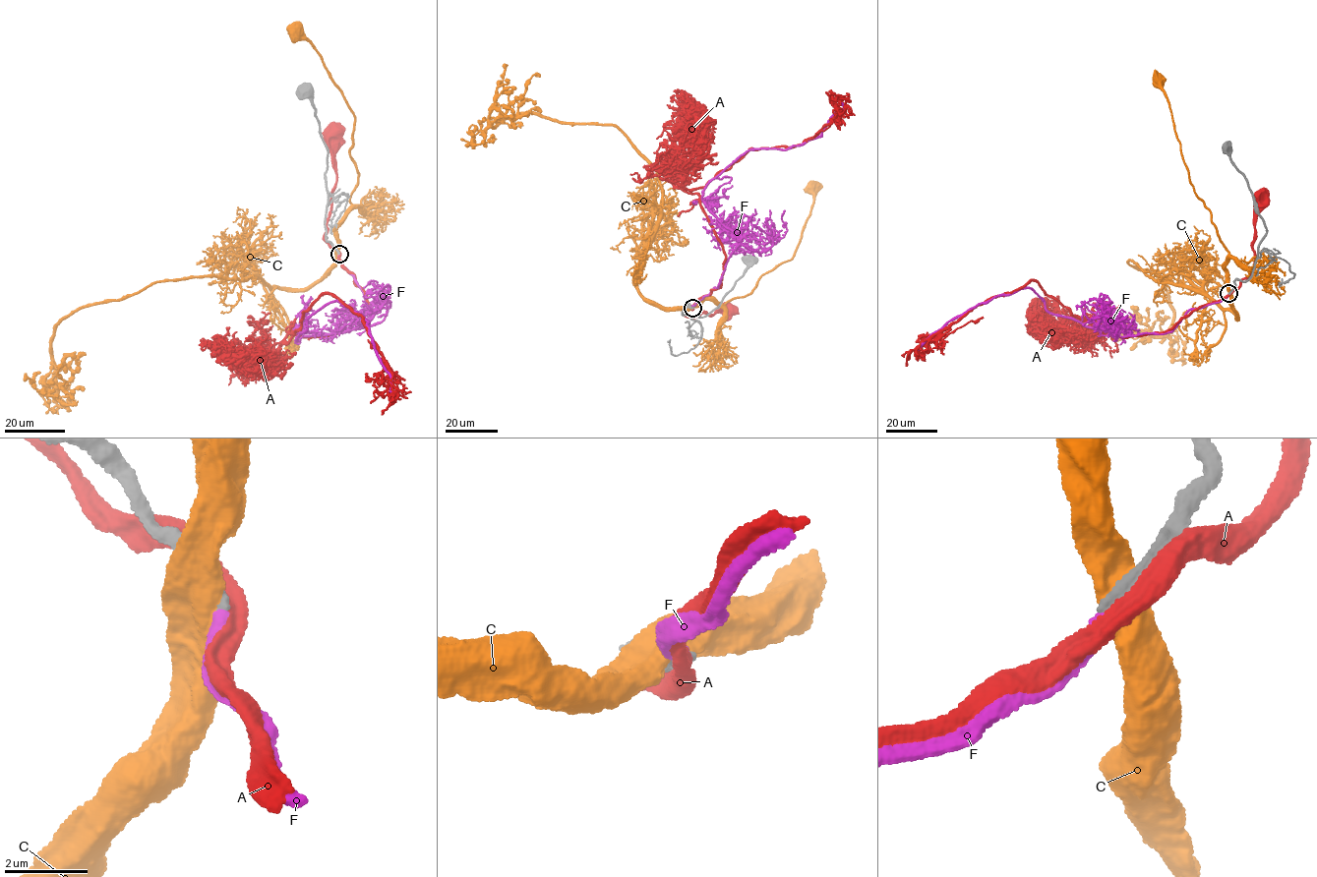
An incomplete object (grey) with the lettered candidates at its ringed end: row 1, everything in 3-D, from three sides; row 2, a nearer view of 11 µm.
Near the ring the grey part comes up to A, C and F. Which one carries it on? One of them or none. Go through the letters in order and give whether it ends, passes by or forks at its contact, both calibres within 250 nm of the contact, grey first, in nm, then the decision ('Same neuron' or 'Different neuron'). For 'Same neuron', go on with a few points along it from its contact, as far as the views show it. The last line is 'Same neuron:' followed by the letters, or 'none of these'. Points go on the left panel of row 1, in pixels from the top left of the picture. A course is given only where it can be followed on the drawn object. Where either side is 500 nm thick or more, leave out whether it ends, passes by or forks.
A: It passes by. Thickness 360 nm (grey) against 420 nm. Different neuron
C: Thickness 480 nm (grey) against 700 nm. Different neuron
F: It ends there. Thickness 380 nm (grey) against 340 nm. Same neuron. Its course: (338, 254), (364, 295), (365, 326), (295, 340), (312, 315), (340, 302), (367, 320), (389, 373), (390, 391)
Same neuron: F

